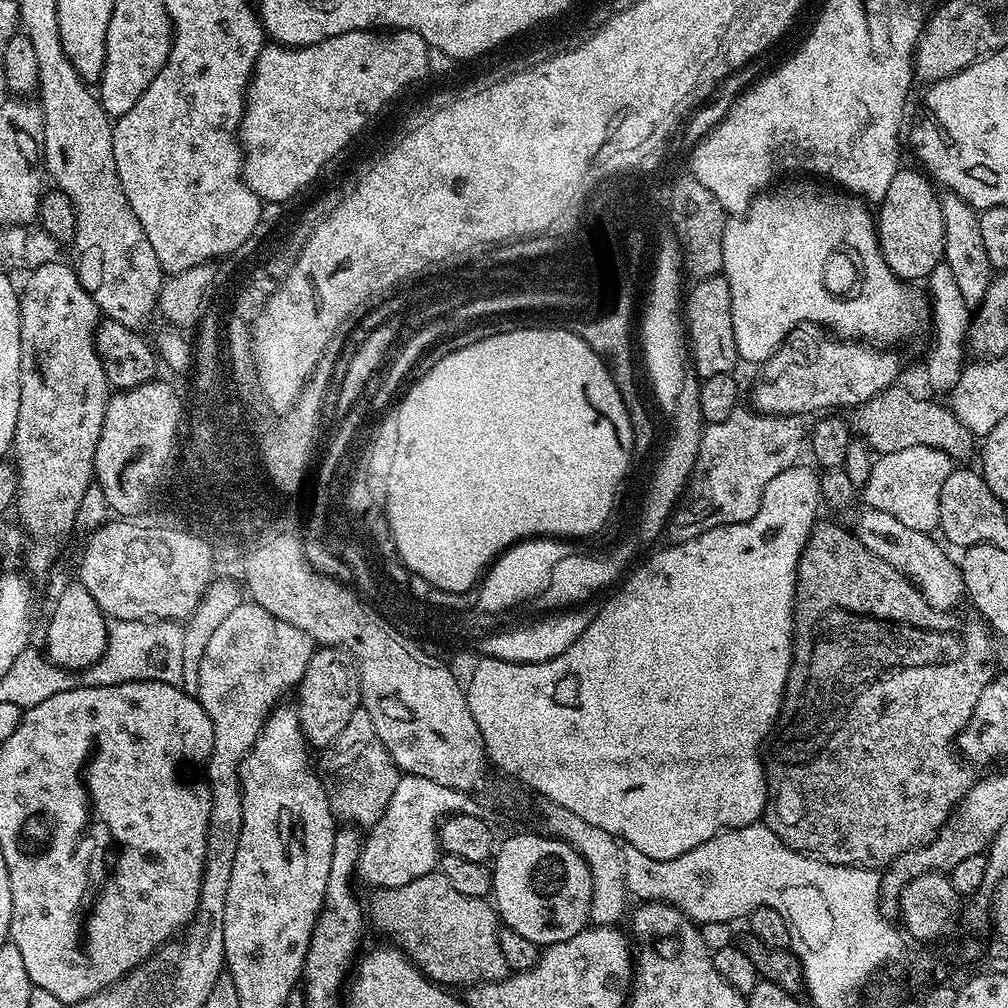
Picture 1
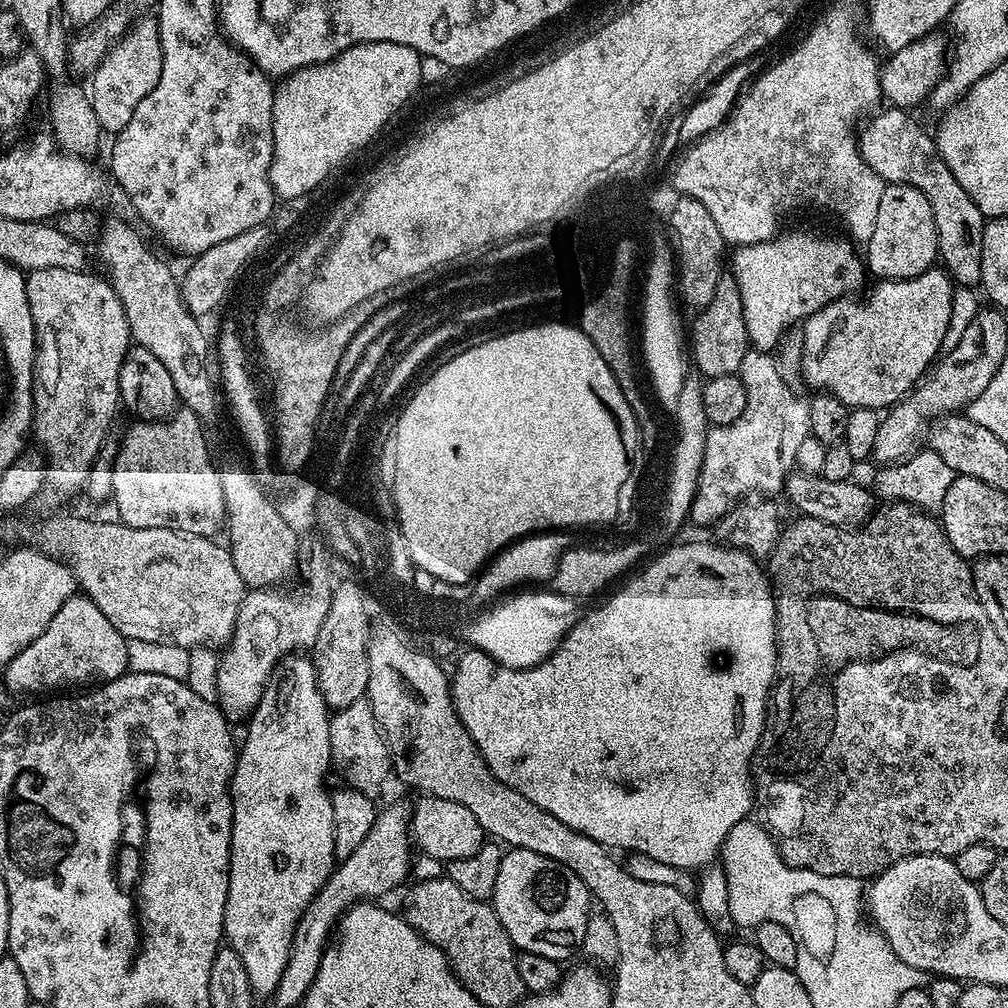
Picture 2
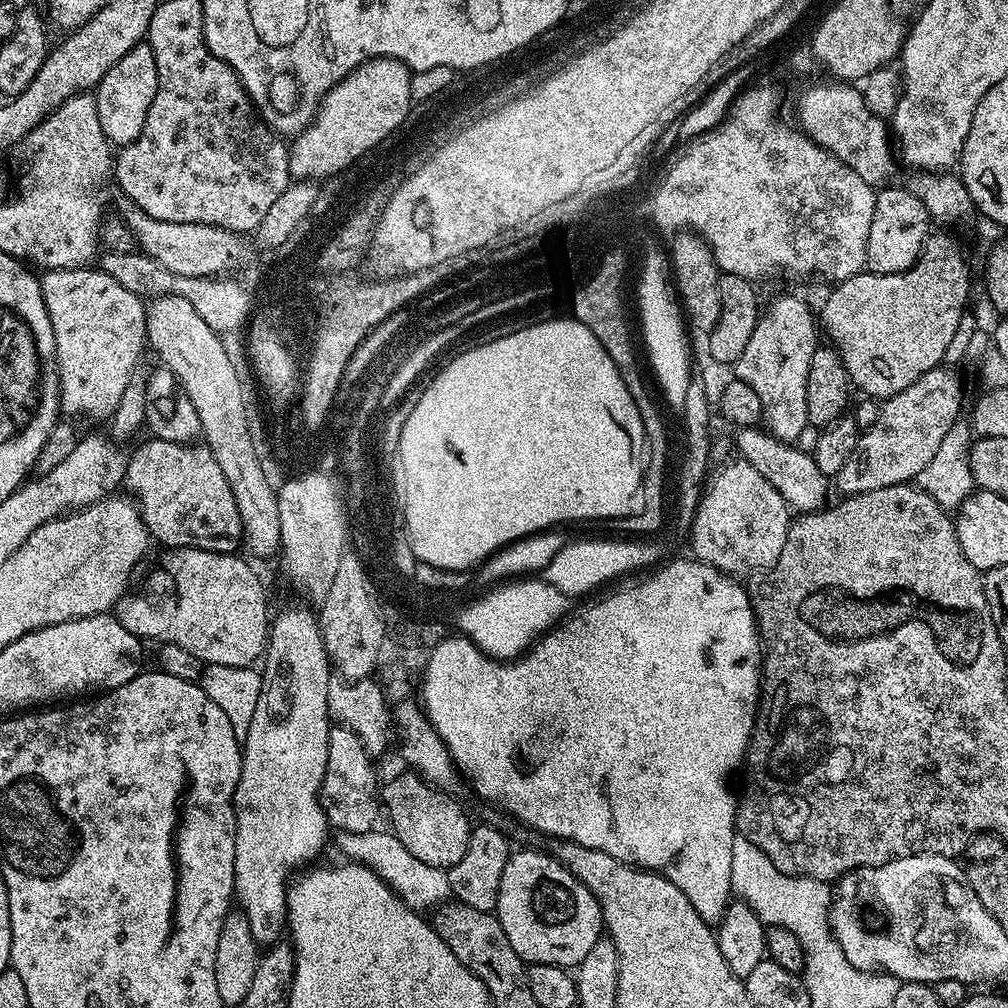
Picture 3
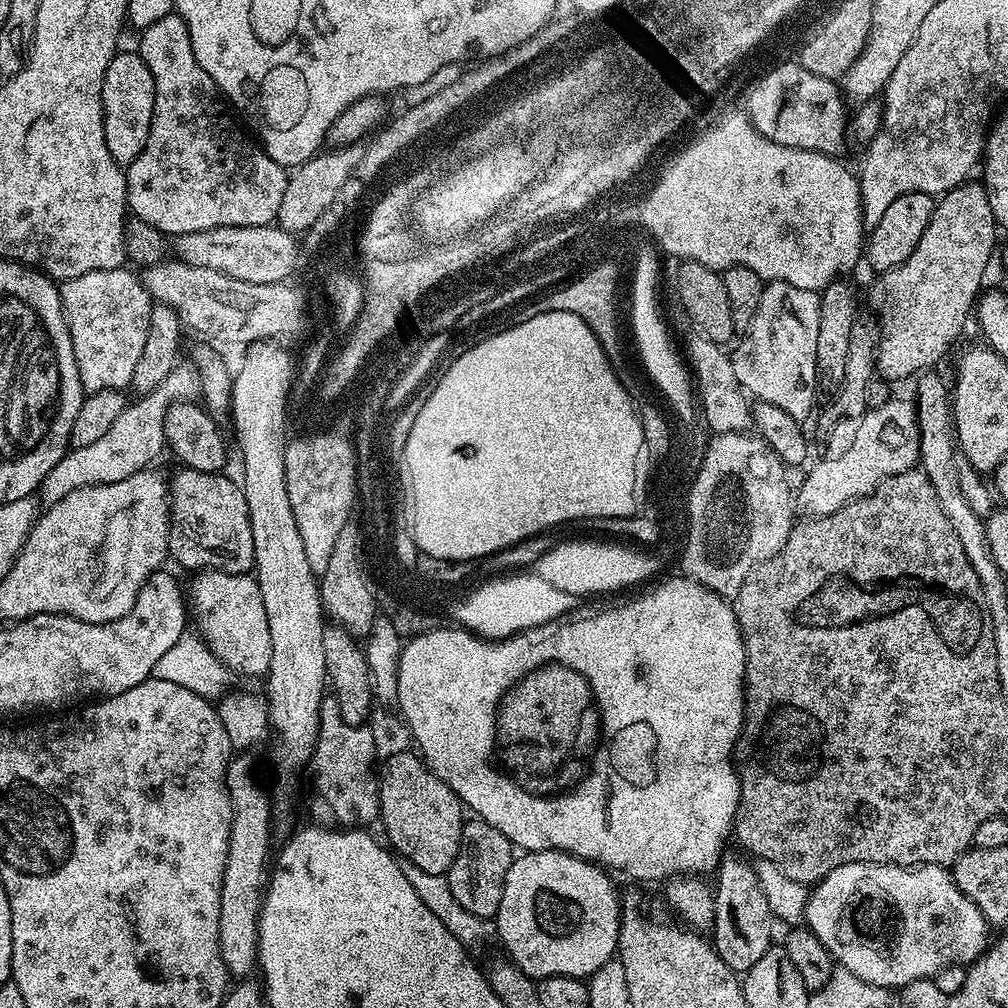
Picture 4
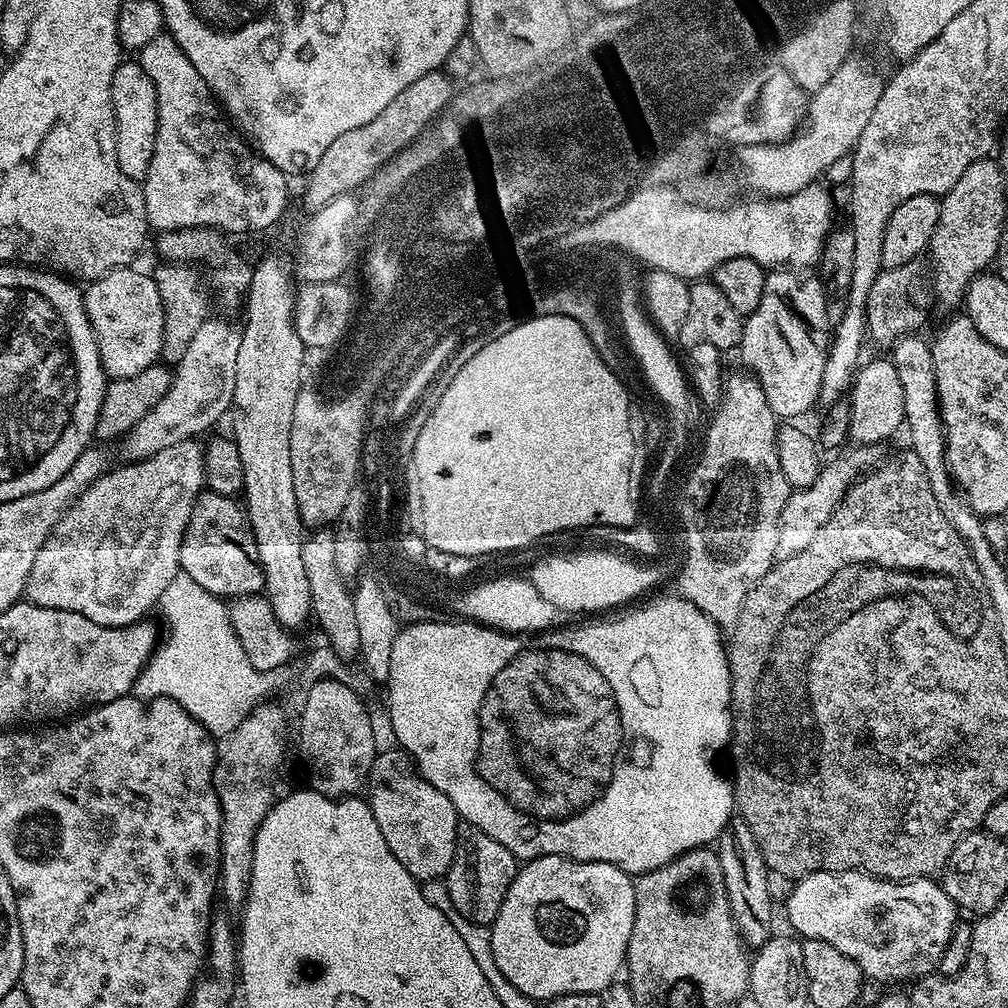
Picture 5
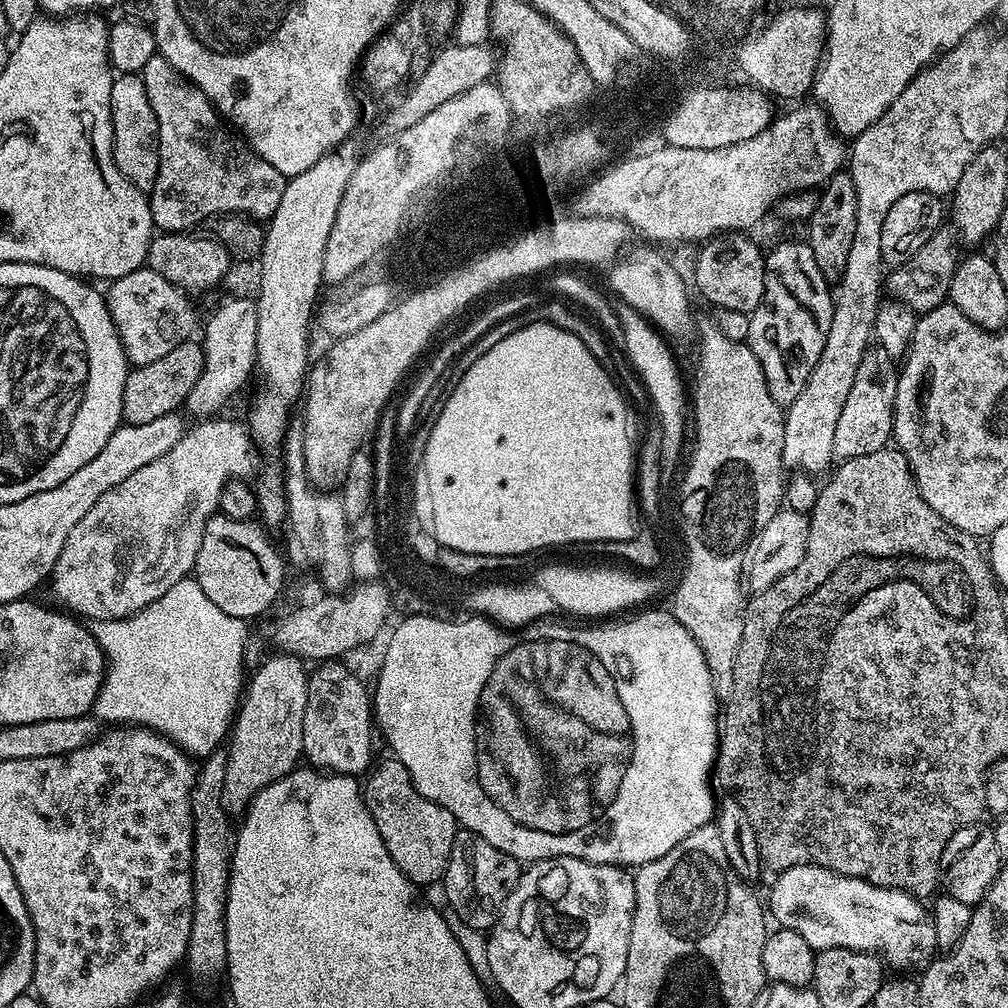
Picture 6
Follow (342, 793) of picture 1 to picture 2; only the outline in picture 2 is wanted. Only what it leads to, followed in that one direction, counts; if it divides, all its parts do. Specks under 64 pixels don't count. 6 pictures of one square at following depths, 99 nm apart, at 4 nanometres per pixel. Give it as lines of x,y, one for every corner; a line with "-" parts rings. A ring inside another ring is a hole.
367,698
350,702
350,706
337,708
331,713
328,725
330,726
330,746
332,759
344,771
349,785
359,792
376,794
384,784
384,779
390,776
390,757
388,743
376,725
374,710

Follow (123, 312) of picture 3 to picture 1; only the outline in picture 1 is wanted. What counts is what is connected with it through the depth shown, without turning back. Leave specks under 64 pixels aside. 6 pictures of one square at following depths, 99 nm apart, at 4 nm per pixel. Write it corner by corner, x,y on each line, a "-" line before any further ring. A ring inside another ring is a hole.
60,263
40,265
29,271
28,281
24,288
22,284
19,293
22,366
18,426
14,430
12,452
16,471
20,473
20,489
16,492
14,512
20,515
19,523
31,537
26,548
29,573
50,571
60,552
60,539
76,527
82,494
86,494
94,482
94,450
102,434
110,395
110,385
102,370
100,355
96,353
96,325
102,319
101,310
78,282
75,267
68,265
67,268

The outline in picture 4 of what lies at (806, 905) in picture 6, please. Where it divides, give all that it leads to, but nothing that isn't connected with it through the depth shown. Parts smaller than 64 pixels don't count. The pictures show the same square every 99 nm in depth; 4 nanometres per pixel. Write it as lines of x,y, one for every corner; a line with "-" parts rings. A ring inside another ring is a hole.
850,862
846,866
838,866
838,870
830,870
830,874
826,874
826,878
822,878
819,884
809,891
808,904
804,908
802,920
807,928
820,939
822,946
828,948
828,951
832,954
833,961
839,967
846,969
850,974
854,974
858,978
862,978
862,982
870,982
879,988
893,990
905,988
915,980
927,980
934,977
938,974
938,970
942,970
951,964
971,965
979,960
980,955
986,951
990,943
990,935
988,936
990,925
988,921
980,913
978,906
974,906
974,902
970,902
970,898
966,898
966,894
962,894
962,890
958,890
958,886
952,881
951,871
939,864
918,864
910,868
903,868
900,864

